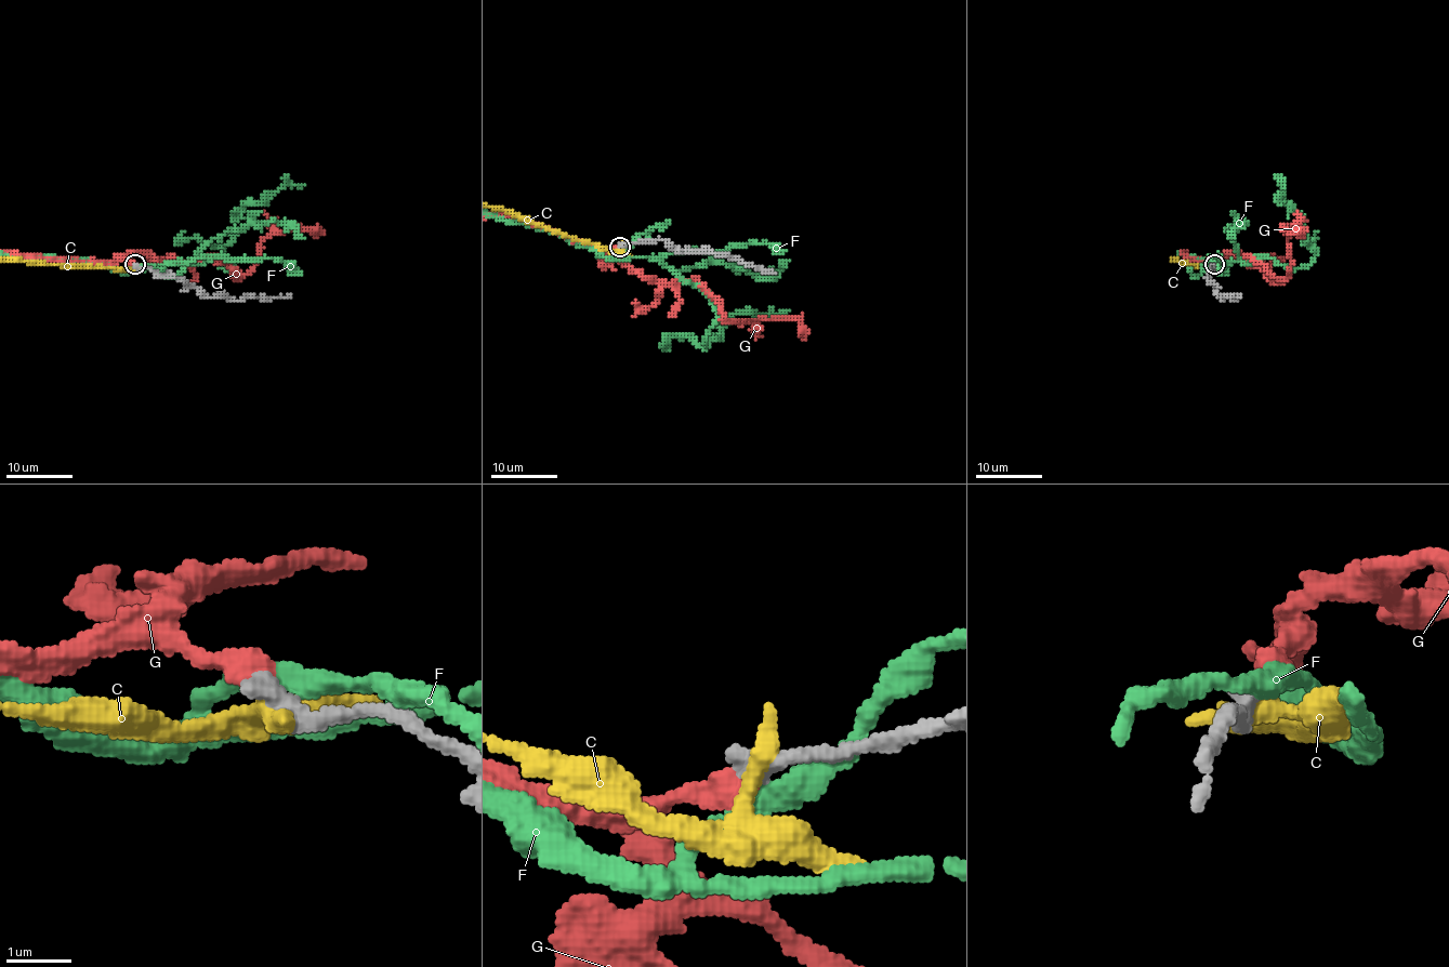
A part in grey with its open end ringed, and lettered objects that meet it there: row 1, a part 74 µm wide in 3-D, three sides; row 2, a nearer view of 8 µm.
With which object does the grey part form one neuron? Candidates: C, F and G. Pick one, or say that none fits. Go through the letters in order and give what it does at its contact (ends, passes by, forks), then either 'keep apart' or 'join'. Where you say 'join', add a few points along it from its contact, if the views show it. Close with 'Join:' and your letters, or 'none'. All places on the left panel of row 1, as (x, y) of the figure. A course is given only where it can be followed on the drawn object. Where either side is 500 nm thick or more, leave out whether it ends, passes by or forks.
C: it ends | keep apart
F: it passes by | keep apart
G: it ends | join
Join: G

